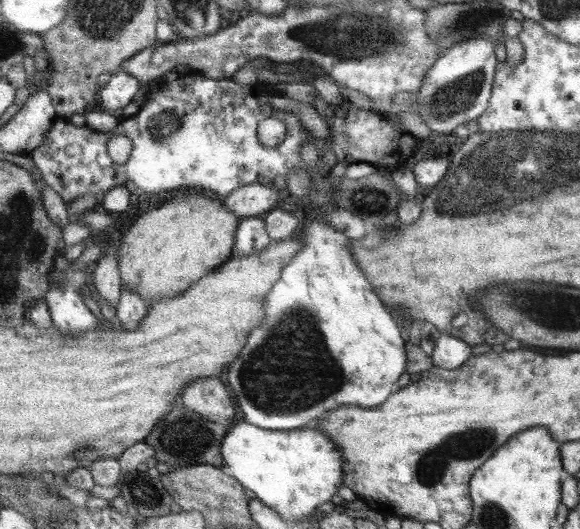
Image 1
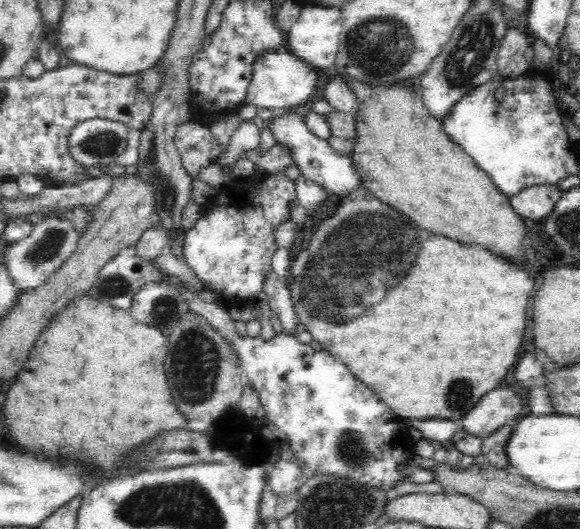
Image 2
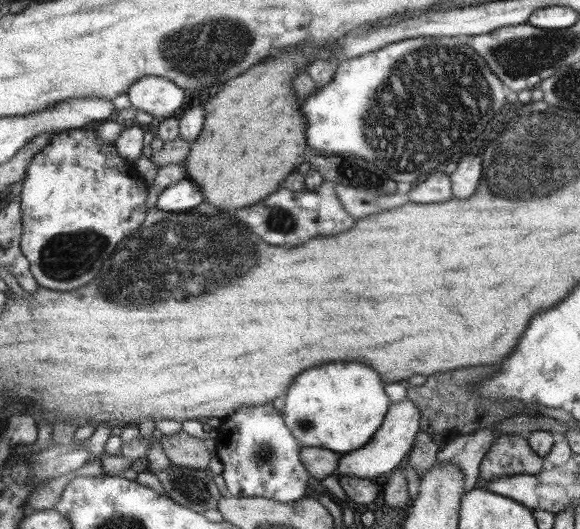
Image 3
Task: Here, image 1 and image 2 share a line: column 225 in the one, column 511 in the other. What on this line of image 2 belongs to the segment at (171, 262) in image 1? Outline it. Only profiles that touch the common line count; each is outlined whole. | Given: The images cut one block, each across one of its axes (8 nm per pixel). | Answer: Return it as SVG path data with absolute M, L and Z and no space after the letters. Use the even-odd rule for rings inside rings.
M347 76L341 78L354 93L357 102L353 118L355 137L349 157L364 192L370 192L372 196L382 198L382 202L404 212L420 228L430 230L432 234L451 238L462 244L480 246L514 264L526 262L528 256L532 257L536 253L532 237L528 235L527 228L520 221L520 215L510 206L509 197L502 194L493 185L490 177L478 168L474 159L452 140L444 130L441 121L435 120L422 100L414 96L416 94L414 90L408 90L400 82L386 88L386 85L352 81Z

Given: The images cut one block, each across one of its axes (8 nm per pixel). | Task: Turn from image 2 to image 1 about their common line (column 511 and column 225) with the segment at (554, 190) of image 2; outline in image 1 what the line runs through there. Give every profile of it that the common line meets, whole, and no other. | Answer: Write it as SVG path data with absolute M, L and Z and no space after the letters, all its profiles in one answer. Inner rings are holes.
M251 183L231 190L228 195L221 197L221 202L239 219L261 217L271 210L278 192L277 189Z

